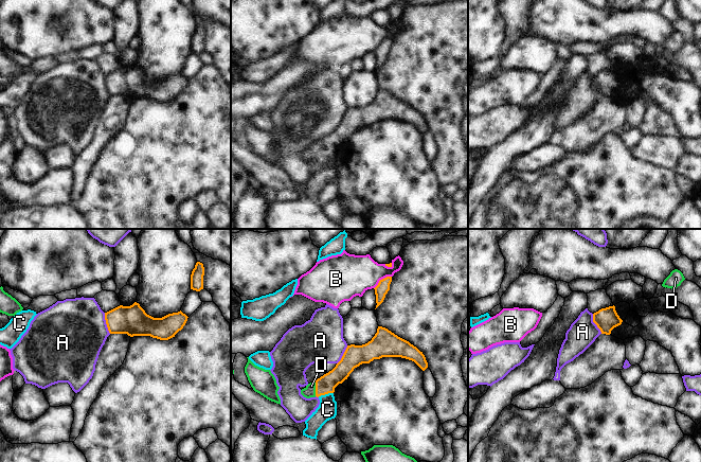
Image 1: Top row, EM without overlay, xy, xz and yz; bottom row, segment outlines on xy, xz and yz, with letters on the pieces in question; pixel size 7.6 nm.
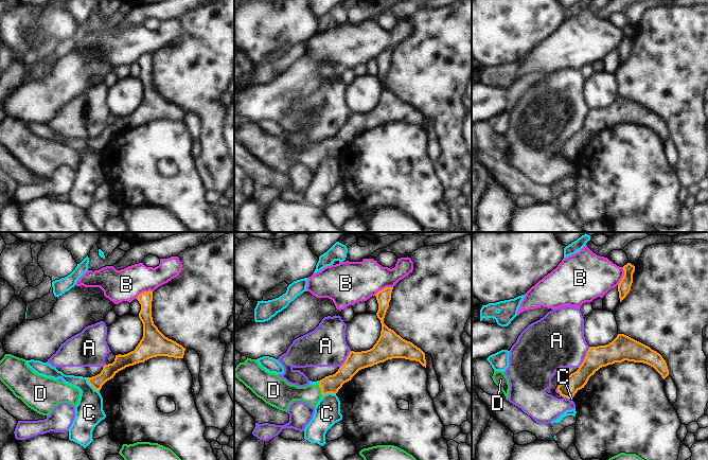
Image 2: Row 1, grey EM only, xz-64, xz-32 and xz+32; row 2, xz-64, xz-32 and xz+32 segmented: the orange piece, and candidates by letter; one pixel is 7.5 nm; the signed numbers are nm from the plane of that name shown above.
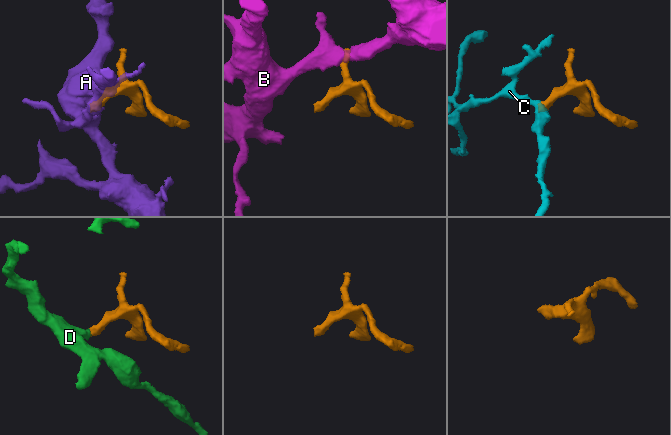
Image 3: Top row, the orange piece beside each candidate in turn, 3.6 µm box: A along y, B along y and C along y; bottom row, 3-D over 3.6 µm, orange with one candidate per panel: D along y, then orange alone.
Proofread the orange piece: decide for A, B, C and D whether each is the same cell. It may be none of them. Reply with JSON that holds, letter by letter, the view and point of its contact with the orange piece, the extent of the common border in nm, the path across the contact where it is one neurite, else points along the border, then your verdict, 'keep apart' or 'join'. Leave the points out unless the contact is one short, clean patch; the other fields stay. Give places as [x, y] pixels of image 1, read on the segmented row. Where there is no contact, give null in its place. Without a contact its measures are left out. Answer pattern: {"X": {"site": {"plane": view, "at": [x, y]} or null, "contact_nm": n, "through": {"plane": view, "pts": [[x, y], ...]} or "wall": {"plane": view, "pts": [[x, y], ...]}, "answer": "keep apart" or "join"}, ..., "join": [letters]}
{"A": {"site": {"plane": "xy", "at": [106, 323]}, "contact_nm": 170, "wall": {"plane": "xy", "pts": [[104, 313], [106, 326], [110, 333]]}, "answer": "keep apart"}, "B": {"site": {"plane": "xz", "at": [382, 279]}, "contact_nm": 170, "wall": {"plane": "xz", "pts": [[391, 276], [382, 278], [374, 288]]}, "answer": "keep apart"}, "C": {"site": {"plane": "xz", "at": [325, 393]}, "contact_nm": 120, "wall": {"plane": "xz", "pts": [[333, 392], [318, 396]]}, "answer": "keep apart"}, "D": {"site": {"plane": "xz", "at": [316, 388]}, "contact_nm": 120, "through": {"plane": "xz", "pts": [[326, 384], [316, 388], [309, 391]]}, "answer": "join"}, "join": ["D"]}

